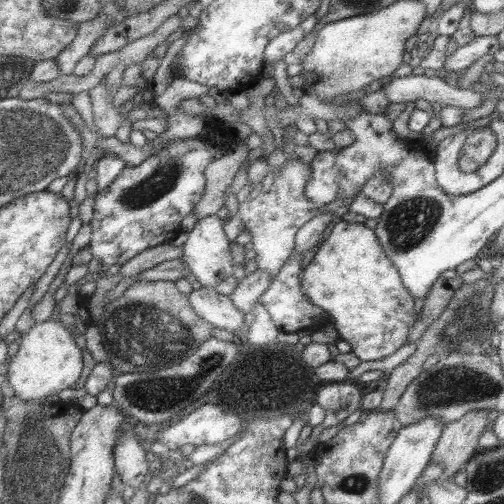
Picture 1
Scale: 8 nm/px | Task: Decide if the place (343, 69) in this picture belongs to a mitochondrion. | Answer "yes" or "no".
yes

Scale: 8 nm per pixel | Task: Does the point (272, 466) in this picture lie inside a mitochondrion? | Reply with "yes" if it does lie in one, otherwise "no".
no

